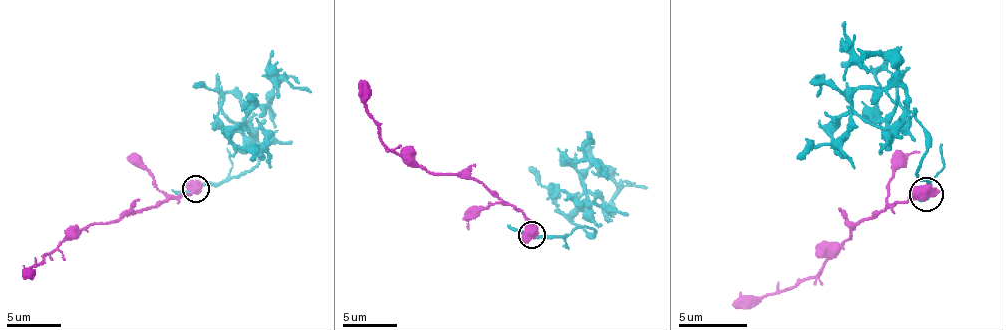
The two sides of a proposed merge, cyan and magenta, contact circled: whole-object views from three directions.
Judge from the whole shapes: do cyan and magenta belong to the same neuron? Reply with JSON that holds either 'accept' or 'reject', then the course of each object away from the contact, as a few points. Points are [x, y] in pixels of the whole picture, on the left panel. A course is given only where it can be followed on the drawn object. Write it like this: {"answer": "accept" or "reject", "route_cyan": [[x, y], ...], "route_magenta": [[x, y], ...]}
{"answer": "reject", "route_cyan": [[196, 190], [258, 160], [221, 98], [248, 104], [231, 139], [242, 147], [264, 136], [256, 117]], "route_magenta": [[196, 187], [115, 220], [93, 223], [83, 231], [75, 231], [23, 277]]}

